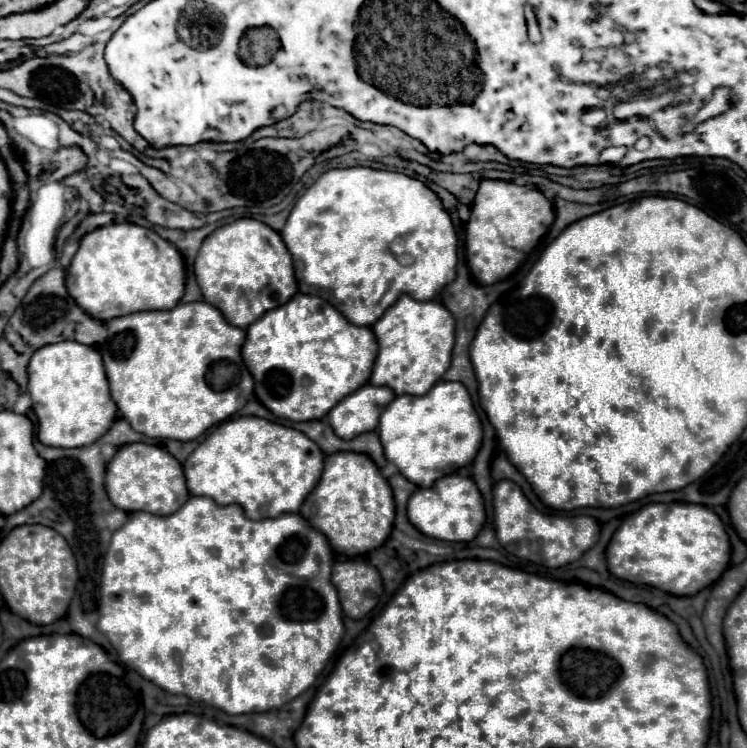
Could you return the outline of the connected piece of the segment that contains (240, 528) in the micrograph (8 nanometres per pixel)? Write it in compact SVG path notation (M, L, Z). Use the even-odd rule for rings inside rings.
M189 497L189 501L169 517L133 513L131 519L113 533L103 563L97 629L107 635L125 665L129 665L143 679L163 687L169 693L181 693L195 701L209 703L229 715L279 709L315 683L317 675L323 671L345 631L337 589L331 583L331 565L333 551L327 537L321 531L313 529L309 521L305 521L299 513L283 513L275 519L253 521L245 517L239 505L217 505L211 497Z

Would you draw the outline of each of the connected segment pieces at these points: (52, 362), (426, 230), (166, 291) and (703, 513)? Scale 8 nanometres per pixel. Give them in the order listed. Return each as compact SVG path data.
M61 341L57 345L45 345L45 349L37 349L29 361L29 395L33 399L33 411L37 415L37 421L39 421L39 429L37 429L37 439L43 443L43 445L49 445L49 447L83 447L83 445L91 445L95 443L99 437L103 437L107 433L107 429L113 425L115 417L117 417L117 405L115 401L111 399L109 395L109 381L105 377L105 367L103 367L103 361L101 361L101 353L95 349L95 347L89 347L89 345L77 345L77 341Z
M361 165L325 171L295 203L281 237L293 255L301 285L311 293L329 295L333 307L353 325L371 327L401 295L409 295L417 301L431 301L455 279L457 233L451 215L445 211L437 193L423 181L397 171Z
M127 221L97 227L87 233L67 269L69 295L99 321L141 309L173 309L183 297L183 289L185 271L177 247L161 239L153 229Z
M651 503L627 517L607 545L609 571L631 583L659 587L671 595L695 595L727 569L731 545L715 511L695 503Z

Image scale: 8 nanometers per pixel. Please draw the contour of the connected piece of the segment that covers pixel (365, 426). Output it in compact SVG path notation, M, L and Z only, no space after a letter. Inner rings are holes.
M367 383L329 411L329 425L341 439L353 439L361 433L373 431L377 427L377 417L393 397L395 393L389 387Z

